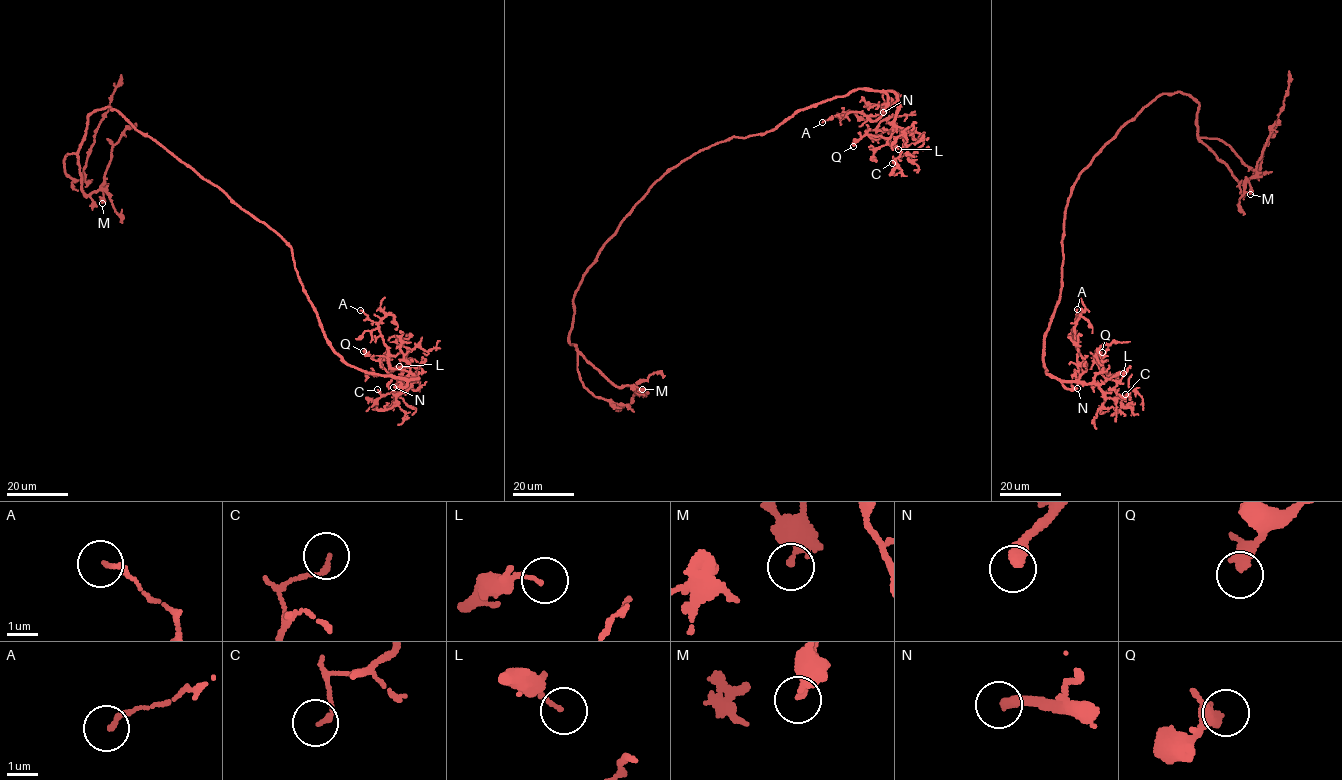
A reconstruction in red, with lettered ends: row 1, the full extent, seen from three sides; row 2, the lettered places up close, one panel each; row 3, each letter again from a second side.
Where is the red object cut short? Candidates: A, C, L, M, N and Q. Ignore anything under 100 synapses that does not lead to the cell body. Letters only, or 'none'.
N

